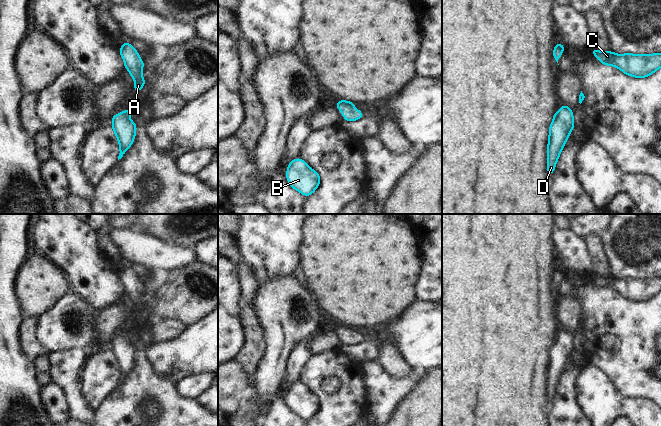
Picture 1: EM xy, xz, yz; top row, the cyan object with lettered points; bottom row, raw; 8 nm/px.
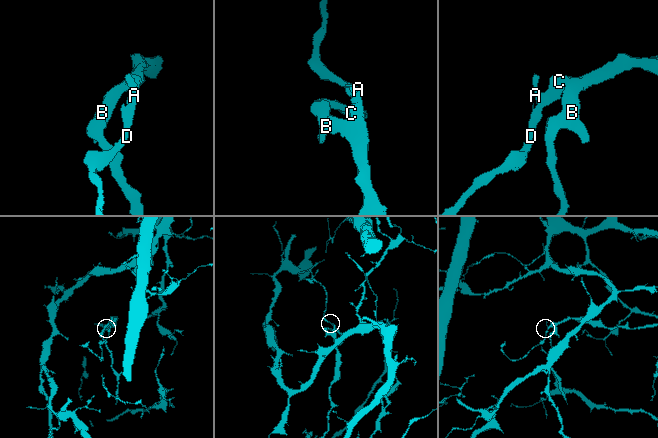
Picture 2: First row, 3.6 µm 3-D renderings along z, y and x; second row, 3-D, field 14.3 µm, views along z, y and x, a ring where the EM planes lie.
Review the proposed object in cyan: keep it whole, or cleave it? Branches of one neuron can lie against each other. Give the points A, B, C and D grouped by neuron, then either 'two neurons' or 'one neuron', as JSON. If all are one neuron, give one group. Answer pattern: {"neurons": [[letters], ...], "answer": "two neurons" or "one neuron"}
{"neurons": [["A", "B", "C", "D"]], "answer": "one neuron"}

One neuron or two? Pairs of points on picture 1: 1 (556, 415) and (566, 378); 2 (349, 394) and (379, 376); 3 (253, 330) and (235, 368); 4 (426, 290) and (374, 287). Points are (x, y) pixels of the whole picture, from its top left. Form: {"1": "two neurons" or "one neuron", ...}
{"1": "one neuron", "2": "two neurons", "3": "two neurons", "4": "two neurons"}

